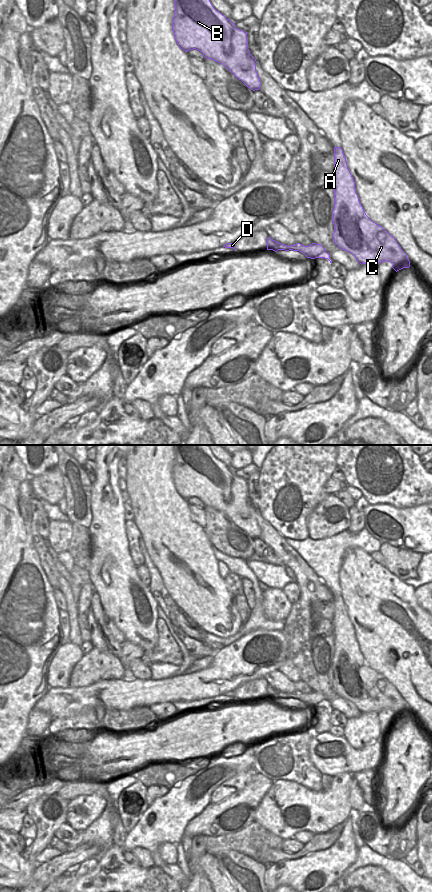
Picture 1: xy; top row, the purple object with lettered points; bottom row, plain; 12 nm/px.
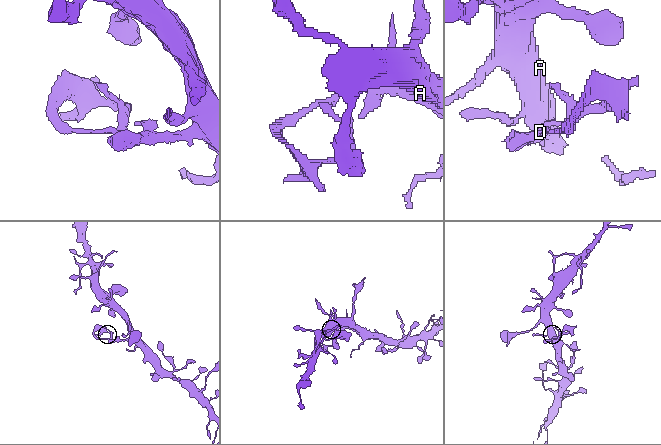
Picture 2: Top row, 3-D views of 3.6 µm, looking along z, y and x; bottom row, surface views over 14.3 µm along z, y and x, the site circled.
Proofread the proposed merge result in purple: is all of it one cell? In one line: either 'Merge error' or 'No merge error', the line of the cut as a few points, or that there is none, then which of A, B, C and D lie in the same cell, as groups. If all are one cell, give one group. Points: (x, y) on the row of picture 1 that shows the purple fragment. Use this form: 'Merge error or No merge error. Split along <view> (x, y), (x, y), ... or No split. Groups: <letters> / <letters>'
Merge error. Split along xy (325, 251), (315, 257). Groups: A B C / D

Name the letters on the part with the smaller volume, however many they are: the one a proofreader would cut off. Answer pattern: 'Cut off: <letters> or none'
Cut off: D

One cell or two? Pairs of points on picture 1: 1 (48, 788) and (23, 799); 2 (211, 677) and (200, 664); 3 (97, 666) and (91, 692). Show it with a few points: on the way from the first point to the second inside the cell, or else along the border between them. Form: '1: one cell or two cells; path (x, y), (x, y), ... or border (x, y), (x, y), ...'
1: one cell; path (42, 789), (29, 795)
2: two cells; border (214, 656), (206, 667), (190, 673), (184, 673)
3: two cells; border (116, 678), (100, 679), (86, 686), (70, 687)

